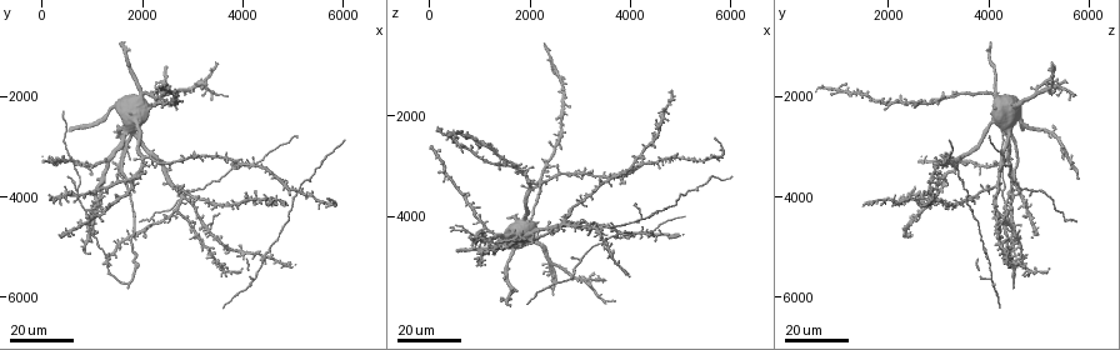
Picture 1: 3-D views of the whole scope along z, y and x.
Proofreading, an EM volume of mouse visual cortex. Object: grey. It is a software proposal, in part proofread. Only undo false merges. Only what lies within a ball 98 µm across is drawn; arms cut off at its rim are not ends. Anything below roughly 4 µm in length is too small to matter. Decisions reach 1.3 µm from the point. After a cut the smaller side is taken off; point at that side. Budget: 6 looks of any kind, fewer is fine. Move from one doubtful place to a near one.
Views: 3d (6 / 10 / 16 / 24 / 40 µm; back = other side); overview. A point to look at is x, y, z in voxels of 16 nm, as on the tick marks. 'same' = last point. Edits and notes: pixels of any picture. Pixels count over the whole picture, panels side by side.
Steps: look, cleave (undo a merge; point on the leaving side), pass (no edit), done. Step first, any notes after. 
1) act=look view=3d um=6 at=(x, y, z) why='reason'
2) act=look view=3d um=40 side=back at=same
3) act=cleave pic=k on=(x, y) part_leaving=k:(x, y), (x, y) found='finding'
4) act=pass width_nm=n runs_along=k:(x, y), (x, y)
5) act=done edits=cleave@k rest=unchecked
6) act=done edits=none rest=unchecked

act=look view=3d um=24 at=(4200, 5650, 4050) why='three arms meet'

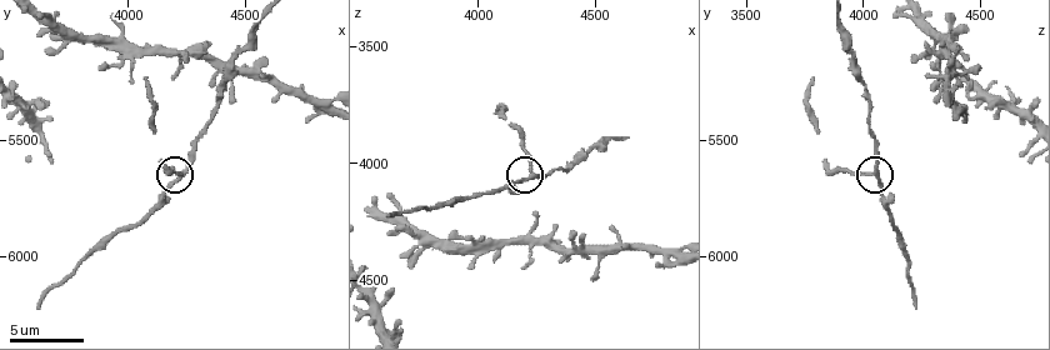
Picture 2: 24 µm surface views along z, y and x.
act=look view=3d um=6 at=(4220, 5650, 4050)

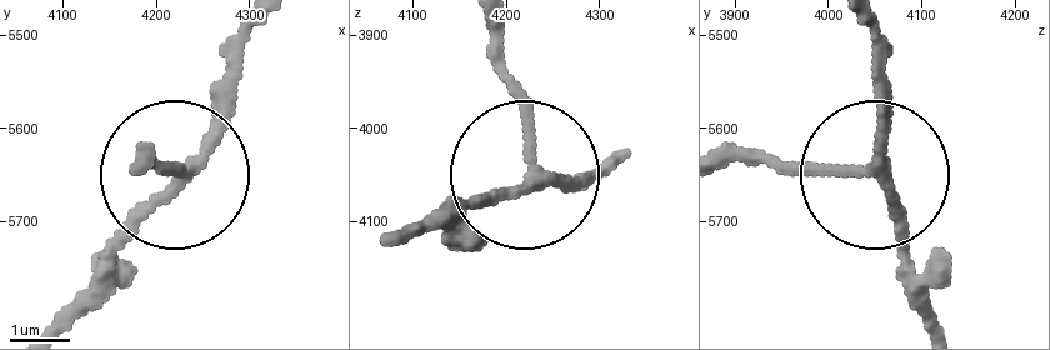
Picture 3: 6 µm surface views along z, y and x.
act=look view=3d um=6 side=back at=(4235, 5650, 4055)

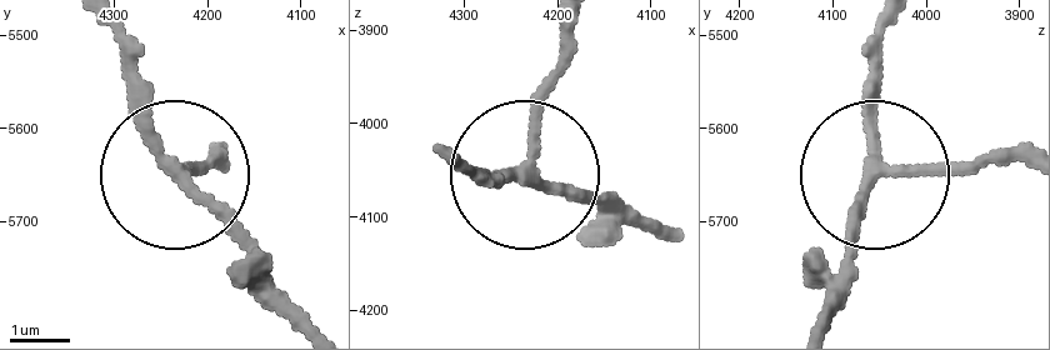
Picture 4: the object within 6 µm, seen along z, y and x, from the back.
act=pass arms=3 found='continuous, no second cell'

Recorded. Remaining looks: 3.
act=look view=3d um=16 at=(3300, 4650, 4150) why='a fork'

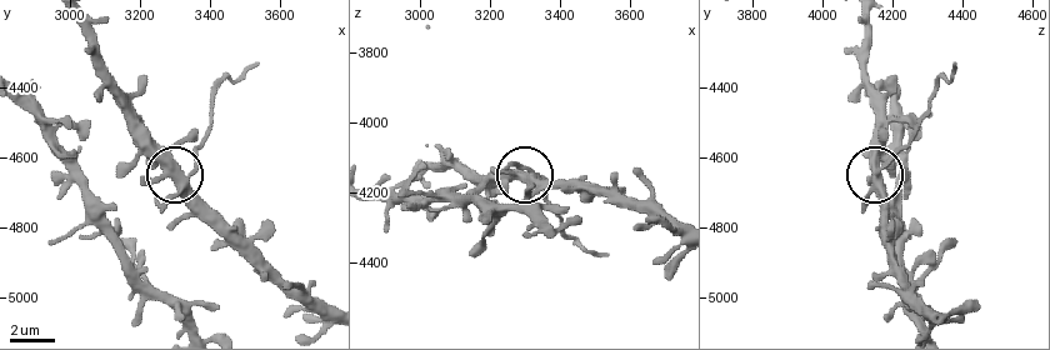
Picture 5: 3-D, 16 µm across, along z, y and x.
act=look view=3d um=10 at=(3360, 4630, 4170)

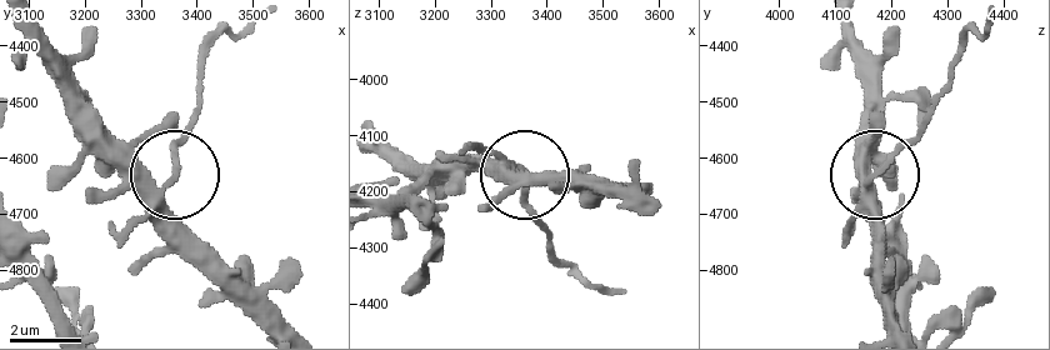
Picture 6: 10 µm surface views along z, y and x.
act=cleave pic=6 on=(114, 234) width_nm=210 part_leaving=6:(156, 201), (189, 133), (208, 53), (255, 23) found='two cells meet here'

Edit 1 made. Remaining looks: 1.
act=done edits=cleave@6 rest=unchecked

